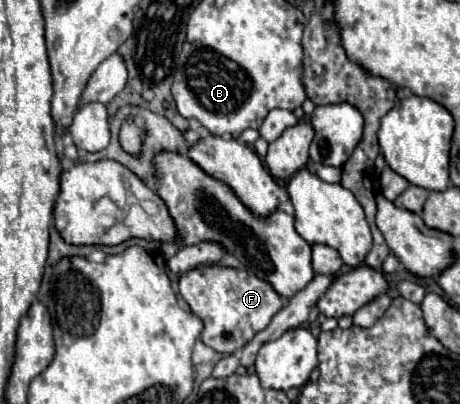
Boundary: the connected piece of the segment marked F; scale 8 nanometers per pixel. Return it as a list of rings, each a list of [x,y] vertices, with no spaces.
[[[224,265],[198,267],[180,275],[180,295],[204,323],[202,343],[226,355],[240,351],[284,307],[284,299],[270,287],[270,283],[246,269]]]

